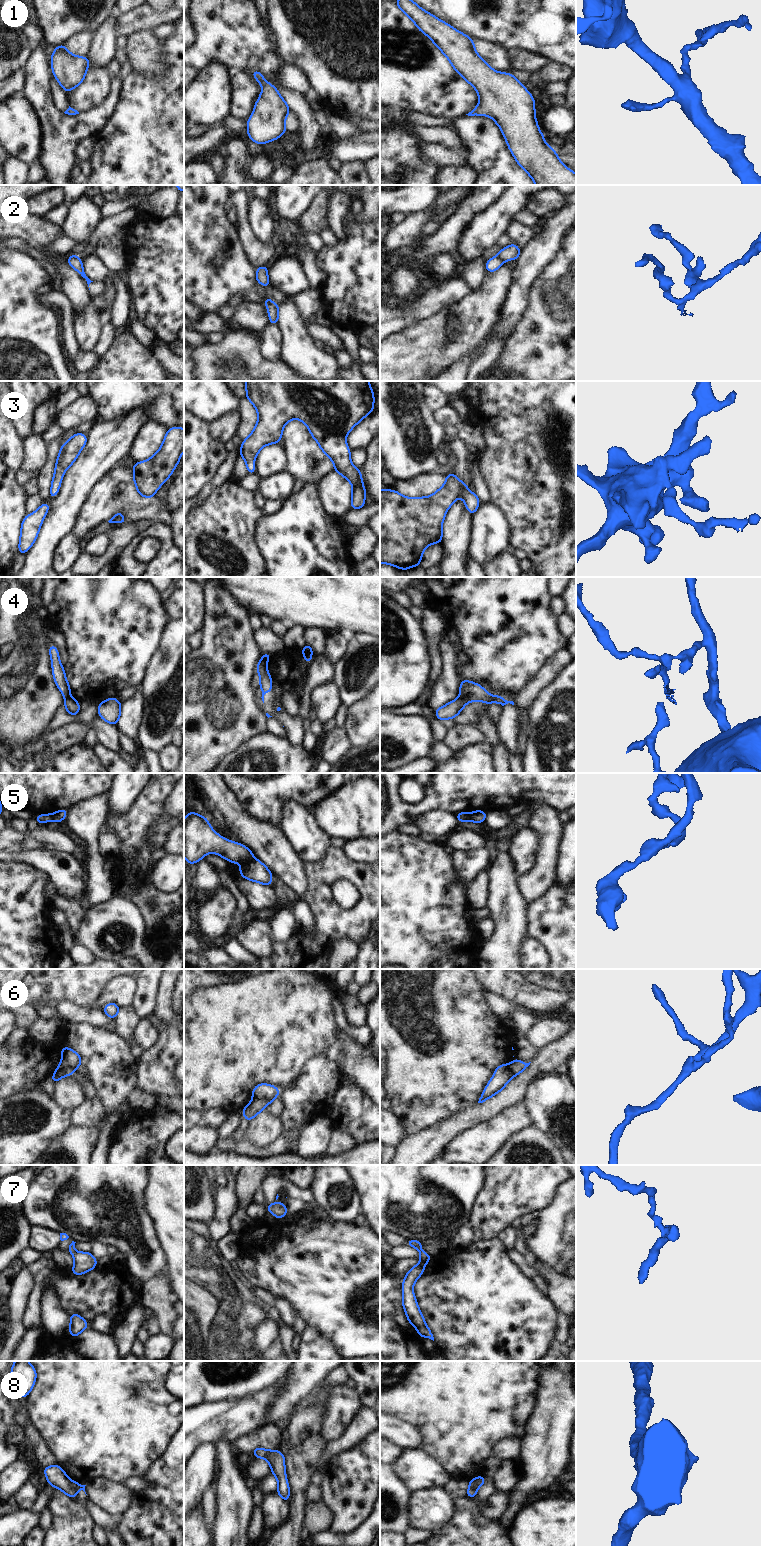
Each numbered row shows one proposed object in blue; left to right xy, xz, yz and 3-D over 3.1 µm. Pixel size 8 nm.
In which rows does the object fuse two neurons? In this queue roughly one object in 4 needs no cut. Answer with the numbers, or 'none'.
2, 4, 5, 6, 8.

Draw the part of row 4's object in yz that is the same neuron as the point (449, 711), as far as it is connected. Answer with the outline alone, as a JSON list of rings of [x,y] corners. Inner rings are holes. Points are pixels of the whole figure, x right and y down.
[[[458,698],[450,701],[448,704],[435,710],[436,717],[443,721],[445,719],[454,719],[459,715],[460,711],[466,706],[468,700],[466,698]]]

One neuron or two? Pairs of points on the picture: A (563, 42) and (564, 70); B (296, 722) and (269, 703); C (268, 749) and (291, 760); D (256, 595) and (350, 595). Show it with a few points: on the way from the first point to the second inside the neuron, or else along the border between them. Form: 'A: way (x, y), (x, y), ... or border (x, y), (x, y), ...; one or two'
A: border (552, 61), (565, 65); two
B: way (289, 722), (276, 710); one
C: way (274, 755), (279, 760), (285, 760); one
D: way (279, 595), (327, 595); one

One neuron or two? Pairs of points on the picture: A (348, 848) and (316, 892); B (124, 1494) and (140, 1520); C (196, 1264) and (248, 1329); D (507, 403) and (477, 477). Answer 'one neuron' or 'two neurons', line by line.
A: two neurons
B: two neurons
C: one neuron
D: two neurons

